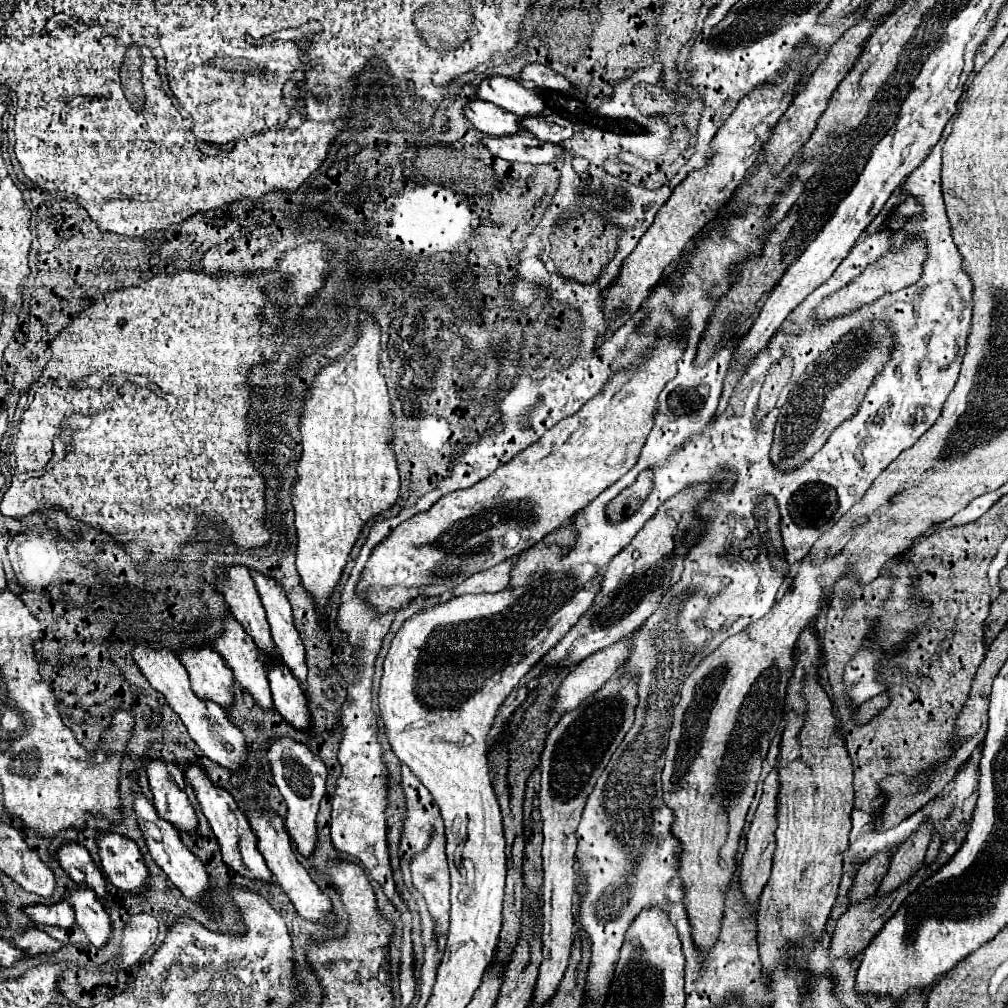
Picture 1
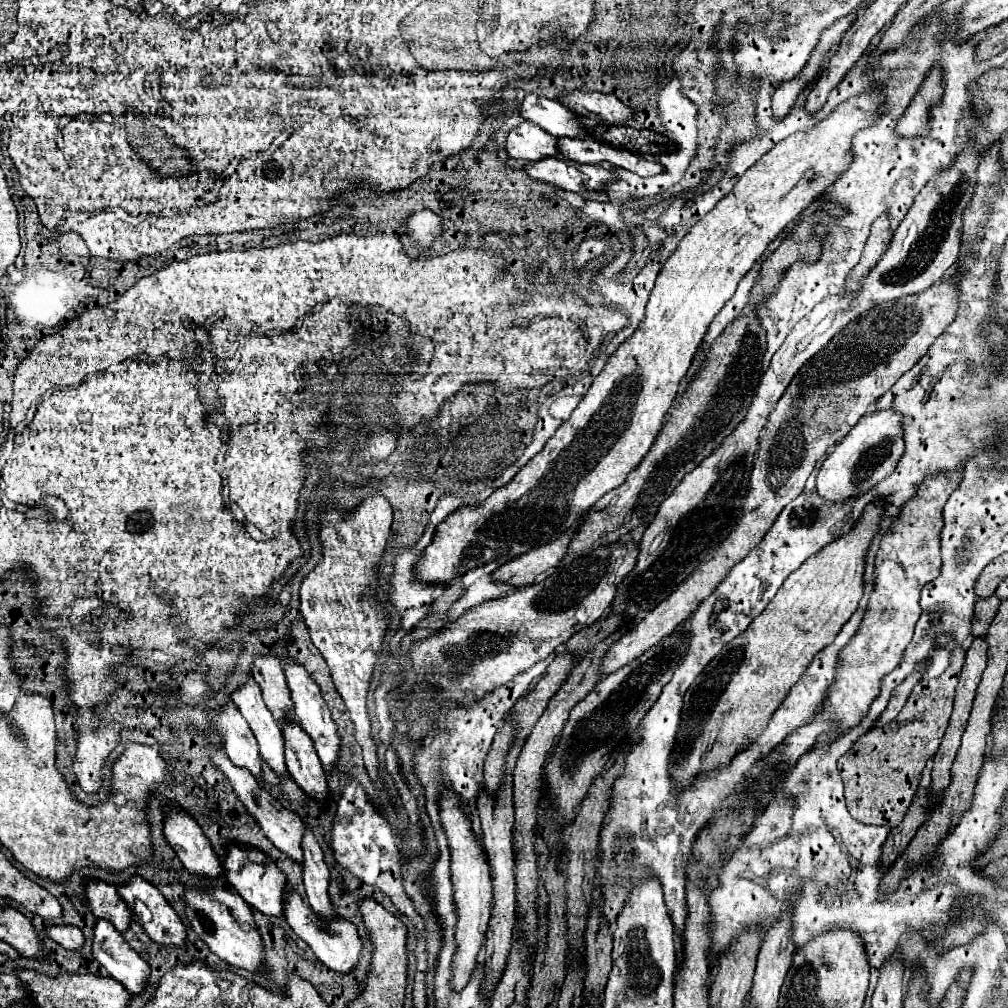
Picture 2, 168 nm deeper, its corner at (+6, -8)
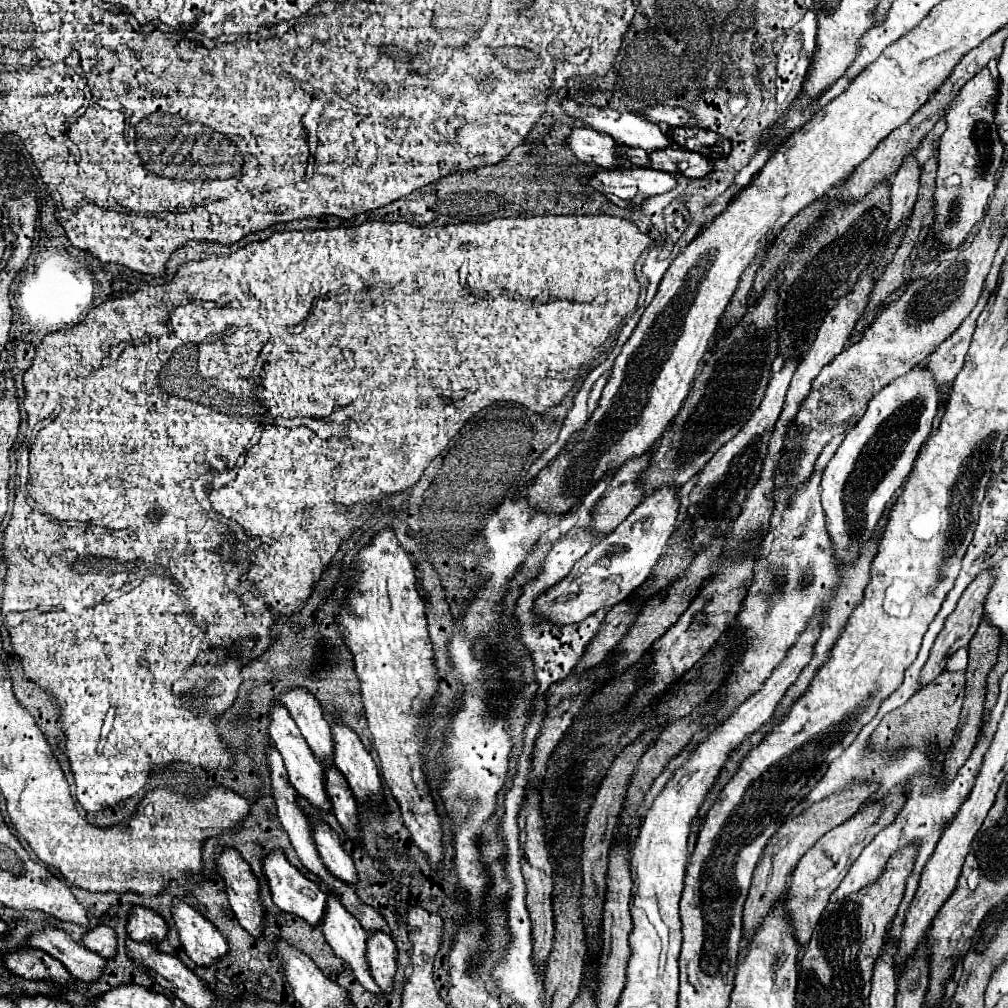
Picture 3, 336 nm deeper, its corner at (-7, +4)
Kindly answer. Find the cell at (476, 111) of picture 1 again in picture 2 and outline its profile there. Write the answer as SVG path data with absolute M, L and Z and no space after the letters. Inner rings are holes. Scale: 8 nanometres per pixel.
M523 122L509 130L505 138L505 150L511 158L521 160L541 160L547 156L559 156L555 138L529 122Z

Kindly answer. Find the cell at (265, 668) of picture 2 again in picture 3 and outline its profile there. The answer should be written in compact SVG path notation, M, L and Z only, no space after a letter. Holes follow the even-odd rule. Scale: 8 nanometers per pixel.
M304 688L284 692L280 700L288 708L294 722L298 724L312 754L322 764L332 764L334 762L332 730L330 730L330 722L324 718L318 700L314 700L314 696Z

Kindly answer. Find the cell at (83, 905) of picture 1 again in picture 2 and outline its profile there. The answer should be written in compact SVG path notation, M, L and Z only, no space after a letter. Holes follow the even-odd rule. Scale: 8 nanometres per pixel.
M97 920L93 928L93 956L103 964L111 978L121 982L131 994L139 994L149 976L147 962L127 946L121 932L113 930L109 922Z

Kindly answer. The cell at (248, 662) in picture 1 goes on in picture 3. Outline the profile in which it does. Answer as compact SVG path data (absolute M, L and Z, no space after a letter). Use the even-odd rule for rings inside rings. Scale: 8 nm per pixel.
M278 702L270 708L270 736L272 736L276 750L284 758L288 778L292 786L296 788L296 792L304 796L312 804L312 808L316 808L318 812L332 812L332 804L328 800L326 784L324 784L324 766L322 762L318 762L318 758L314 758L314 754L310 754L310 746L306 746L306 740L302 738L298 726L294 726L294 720L290 718L288 710Z

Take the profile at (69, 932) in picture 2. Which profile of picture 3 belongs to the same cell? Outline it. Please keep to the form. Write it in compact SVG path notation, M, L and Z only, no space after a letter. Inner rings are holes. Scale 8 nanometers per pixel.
M96 926L84 936L84 946L96 954L100 954L106 960L112 960L116 956L116 932L110 926Z

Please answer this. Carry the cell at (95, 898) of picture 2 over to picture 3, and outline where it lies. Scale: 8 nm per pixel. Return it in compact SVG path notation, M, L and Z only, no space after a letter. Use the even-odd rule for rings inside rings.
M136 906L132 908L130 918L128 918L128 934L132 940L150 942L156 946L166 938L168 924L156 912Z

